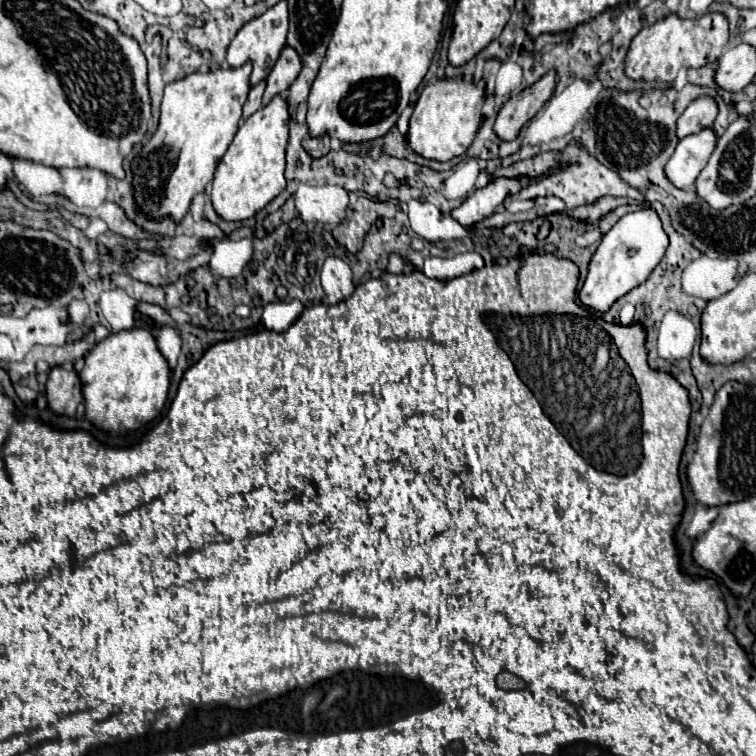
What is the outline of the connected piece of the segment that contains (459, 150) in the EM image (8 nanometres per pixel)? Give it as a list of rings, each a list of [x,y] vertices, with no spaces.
[[[460,78],[454,80],[436,80],[418,96],[410,118],[410,130],[406,136],[408,146],[428,160],[446,162],[456,156],[462,156],[468,146],[472,144],[480,124],[482,124],[482,104],[484,104],[484,90],[472,82],[464,82]]]

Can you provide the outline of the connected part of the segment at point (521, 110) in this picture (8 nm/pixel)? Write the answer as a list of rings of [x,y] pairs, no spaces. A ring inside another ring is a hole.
[[[548,72],[548,76],[542,76],[536,84],[528,86],[518,96],[504,102],[494,124],[496,136],[504,142],[512,142],[520,134],[522,126],[530,118],[534,118],[534,114],[552,96],[554,86],[556,86],[556,72]]]

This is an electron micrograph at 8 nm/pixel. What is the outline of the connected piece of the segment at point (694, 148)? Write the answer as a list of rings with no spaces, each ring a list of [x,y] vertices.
[[[704,128],[704,132],[698,132],[696,136],[686,136],[678,142],[674,154],[664,166],[666,178],[676,188],[692,188],[696,176],[702,172],[704,164],[708,162],[712,148],[716,146],[716,134],[712,128]]]

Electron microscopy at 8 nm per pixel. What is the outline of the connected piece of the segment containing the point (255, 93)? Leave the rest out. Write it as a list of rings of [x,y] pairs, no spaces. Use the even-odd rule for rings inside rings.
[[[264,82],[256,84],[256,86],[250,90],[250,94],[248,94],[248,100],[246,100],[246,104],[244,104],[242,120],[250,118],[250,116],[252,116],[256,110],[260,110],[260,106],[262,106],[262,94],[264,94]]]

